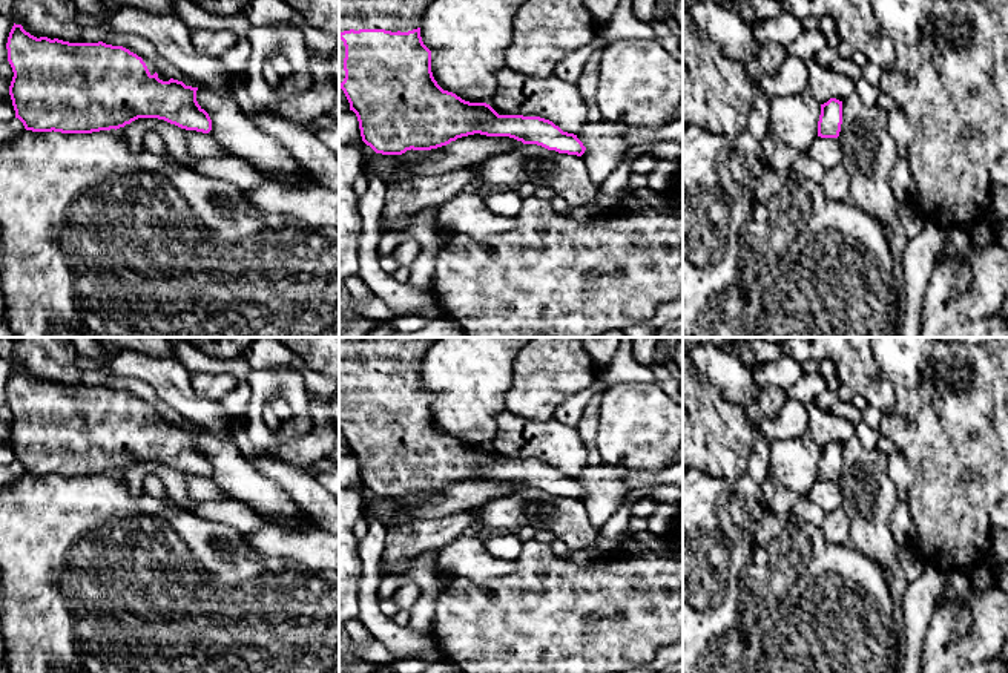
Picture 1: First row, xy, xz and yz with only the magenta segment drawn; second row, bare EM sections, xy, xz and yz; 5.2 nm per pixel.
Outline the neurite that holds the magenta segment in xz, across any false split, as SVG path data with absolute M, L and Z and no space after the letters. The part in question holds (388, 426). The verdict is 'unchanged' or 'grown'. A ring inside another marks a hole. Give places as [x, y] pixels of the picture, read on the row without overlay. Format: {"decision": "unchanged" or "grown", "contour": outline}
{"decision": "grown", "contour": "M339 337L339 431L350 454L359 465L362 484L376 497L402 498L407 494L431 494L457 481L480 477L509 480L523 488L537 488L558 497L581 500L586 494L574 477L563 475L552 465L540 460L499 458L486 446L469 446L443 434L431 415L431 394L420 380L420 363L425 353L439 337Z"}

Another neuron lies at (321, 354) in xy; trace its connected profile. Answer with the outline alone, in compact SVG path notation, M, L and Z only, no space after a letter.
M275 337L296 353L307 369L339 379L339 337Z

